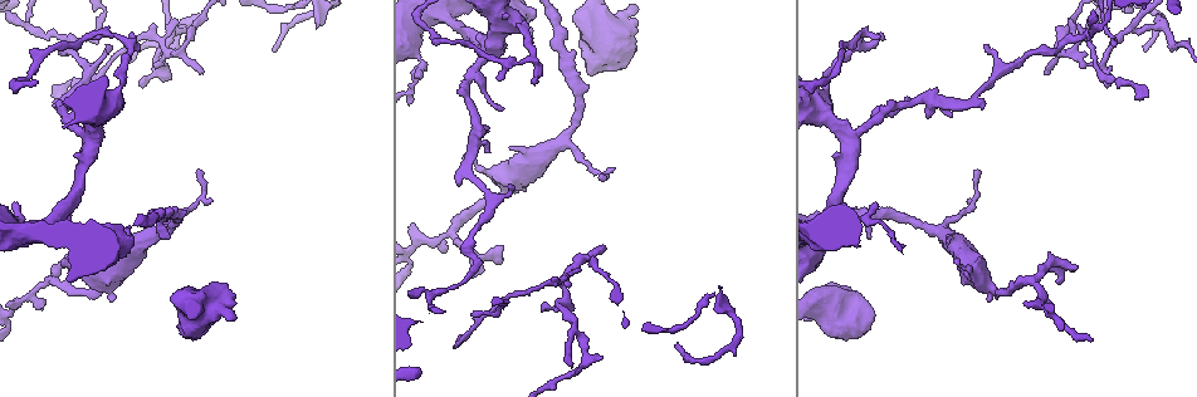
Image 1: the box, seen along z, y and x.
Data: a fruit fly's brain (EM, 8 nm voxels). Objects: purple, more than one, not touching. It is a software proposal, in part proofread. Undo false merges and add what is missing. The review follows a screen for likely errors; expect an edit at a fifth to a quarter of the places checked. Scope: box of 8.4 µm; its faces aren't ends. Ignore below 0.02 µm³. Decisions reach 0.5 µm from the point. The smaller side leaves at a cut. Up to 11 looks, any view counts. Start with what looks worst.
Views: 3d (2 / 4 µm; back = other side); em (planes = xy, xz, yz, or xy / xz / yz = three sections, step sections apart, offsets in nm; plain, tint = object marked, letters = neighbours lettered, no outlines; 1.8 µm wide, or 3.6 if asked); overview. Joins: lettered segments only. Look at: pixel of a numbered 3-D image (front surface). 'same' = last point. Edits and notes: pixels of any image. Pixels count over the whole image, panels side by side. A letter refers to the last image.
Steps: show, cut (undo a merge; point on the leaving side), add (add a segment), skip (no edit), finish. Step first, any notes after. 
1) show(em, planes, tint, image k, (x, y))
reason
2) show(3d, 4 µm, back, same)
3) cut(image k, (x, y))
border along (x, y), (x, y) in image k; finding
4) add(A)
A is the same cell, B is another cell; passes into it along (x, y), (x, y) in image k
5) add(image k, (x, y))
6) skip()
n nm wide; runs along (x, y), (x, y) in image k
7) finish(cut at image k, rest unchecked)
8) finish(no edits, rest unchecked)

show(em, yz, step 4, tint, image 1, (565, 270))
sharp bend

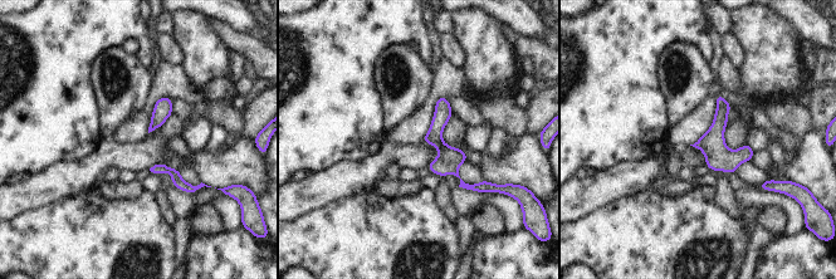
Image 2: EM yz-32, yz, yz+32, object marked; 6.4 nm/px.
show(em, yz, step 4, letters, same)

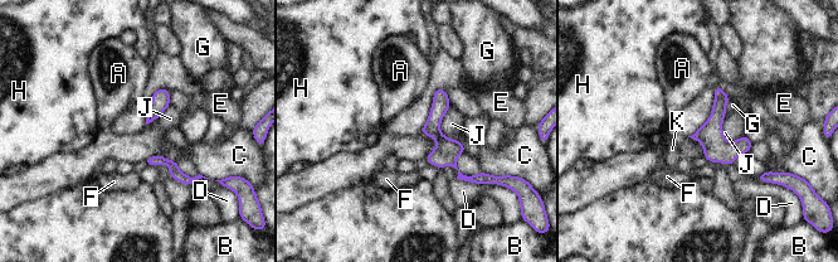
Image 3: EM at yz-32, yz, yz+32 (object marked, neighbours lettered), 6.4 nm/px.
skip()
A, B, C, D, E, F, G, H, J and K are other cells; continuous, no second cell

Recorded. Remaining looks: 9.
show(3d, 4 µm, image 1, (18, 216))
sudden change in width

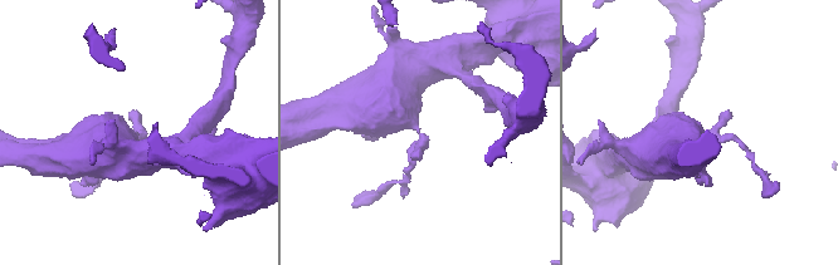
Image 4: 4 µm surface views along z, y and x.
show(em, 3.6 µm, planes, letters, image 4, (136, 134))
now the EM

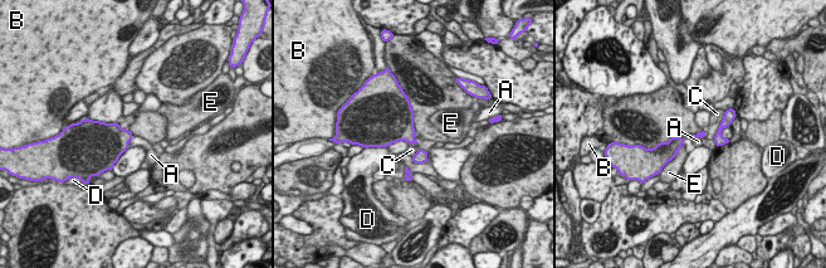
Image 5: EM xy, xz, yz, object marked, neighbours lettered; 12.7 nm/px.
skip()
90 nm wide; A, B, C, D and E are other cells; border along (133, 136), (127, 147) in image 5; one cell here

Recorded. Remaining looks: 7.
show(em, xy, step 8, tint, image 1, (1145, 95))
end of a long branch

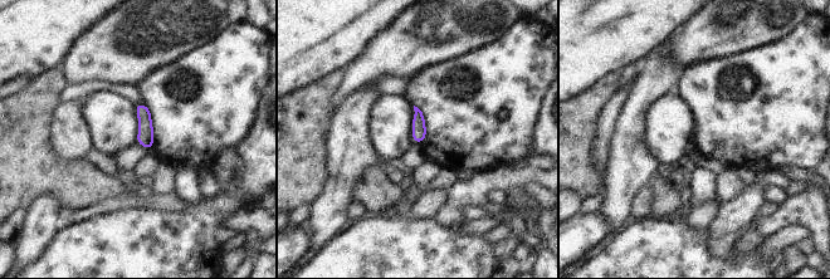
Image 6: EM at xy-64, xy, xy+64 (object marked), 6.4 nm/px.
show(em, planes, letters, same)

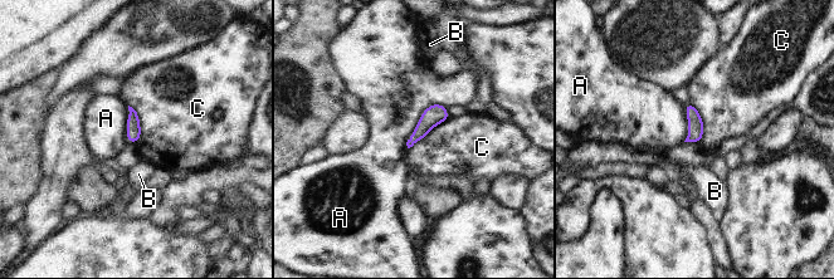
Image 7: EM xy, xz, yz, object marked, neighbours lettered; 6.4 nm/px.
skip()
A touches over 360 nm; A, B and C are other cells; border along (449, 118), (434, 126), (409, 148) in image 7; none of them fits

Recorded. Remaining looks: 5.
show(3d, 4 µm, image 1, (988, 46))
tapers out

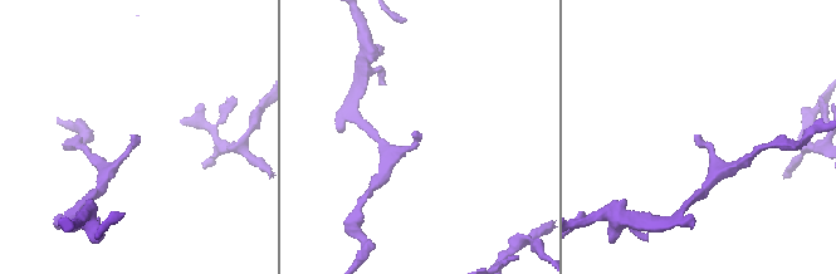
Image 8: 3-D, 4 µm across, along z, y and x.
show(em, xy, step 8, tint, image 8, (696, 136))
now the EM

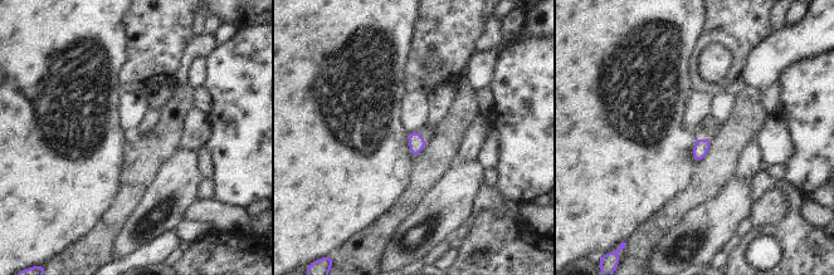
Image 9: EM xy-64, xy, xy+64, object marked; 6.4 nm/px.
show(em, planes, letters, same)
another direction

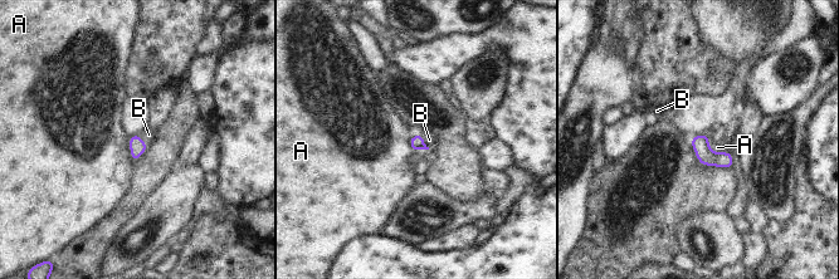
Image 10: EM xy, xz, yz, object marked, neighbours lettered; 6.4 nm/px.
add(B)
B is the same cell, A is another cell; passes into it along (416, 141), (423, 140), (429, 140) in image 10; the cell continues

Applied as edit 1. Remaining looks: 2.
finish(add at image 10, rest unchecked)

